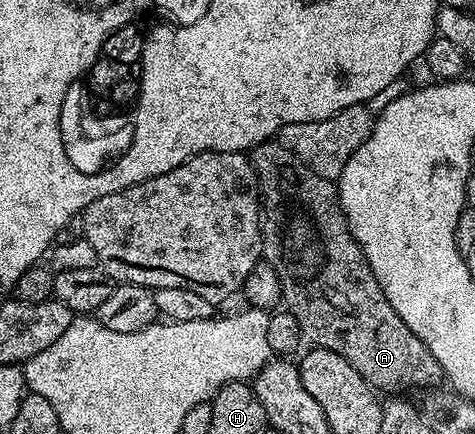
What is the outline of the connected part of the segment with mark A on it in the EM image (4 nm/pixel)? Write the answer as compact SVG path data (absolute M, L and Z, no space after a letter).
M266 140L251 151L253 171L257 173L257 189L261 192L261 249L264 261L281 281L284 309L299 320L299 328L310 343L331 352L339 352L363 376L363 380L378 391L393 392L396 386L418 386L424 392L442 385L439 360L431 356L427 344L403 324L399 312L391 308L391 300L379 288L375 272L365 259L361 245L350 232L337 199L337 187L330 179L319 176L311 167L298 162L290 150L277 140Z

